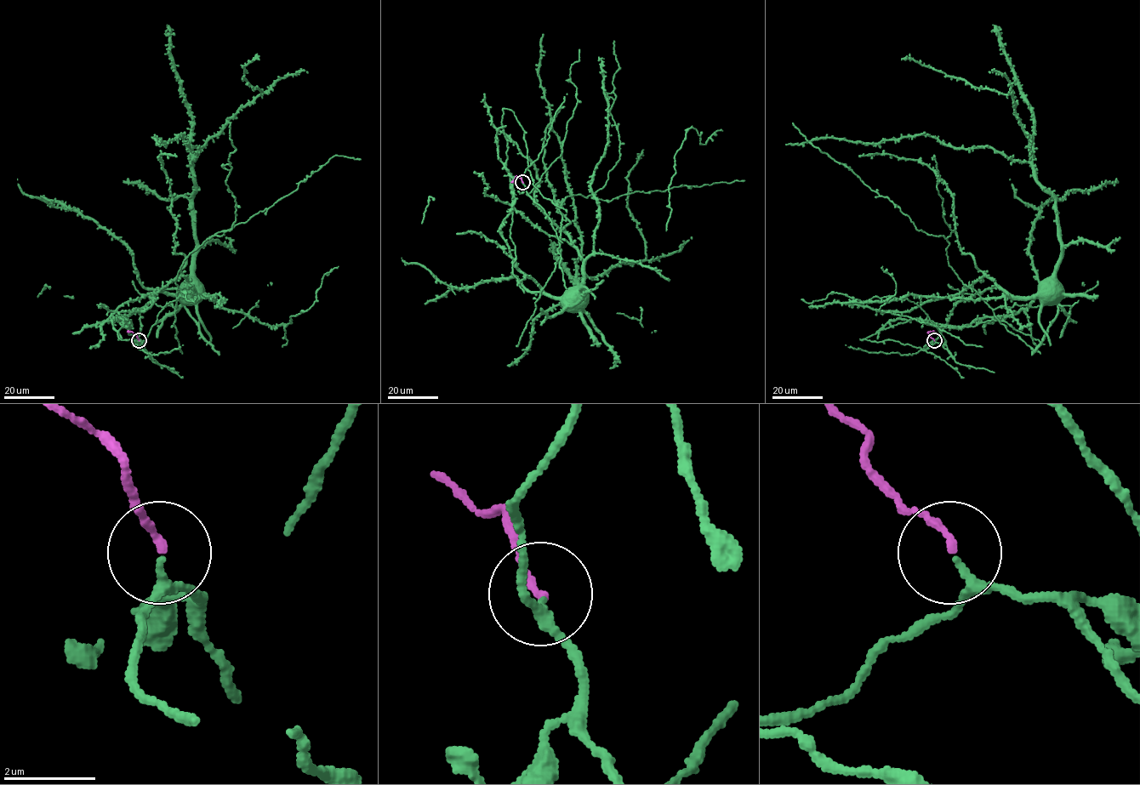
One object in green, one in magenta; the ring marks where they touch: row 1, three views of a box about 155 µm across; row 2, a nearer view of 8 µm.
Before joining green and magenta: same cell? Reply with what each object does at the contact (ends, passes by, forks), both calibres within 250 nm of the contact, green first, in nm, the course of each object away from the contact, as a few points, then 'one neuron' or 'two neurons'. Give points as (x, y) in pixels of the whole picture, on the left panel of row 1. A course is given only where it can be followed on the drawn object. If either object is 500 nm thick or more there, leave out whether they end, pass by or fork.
green passes by; magenta ends; calibres 180 and 170 nm; course green (139, 340), (144, 349), (140, 340), (118, 338), (122, 318), (128, 325), (116, 317), (158, 292), (195, 287); course magenta (139, 340), (133, 332), (127, 331); one neuron

